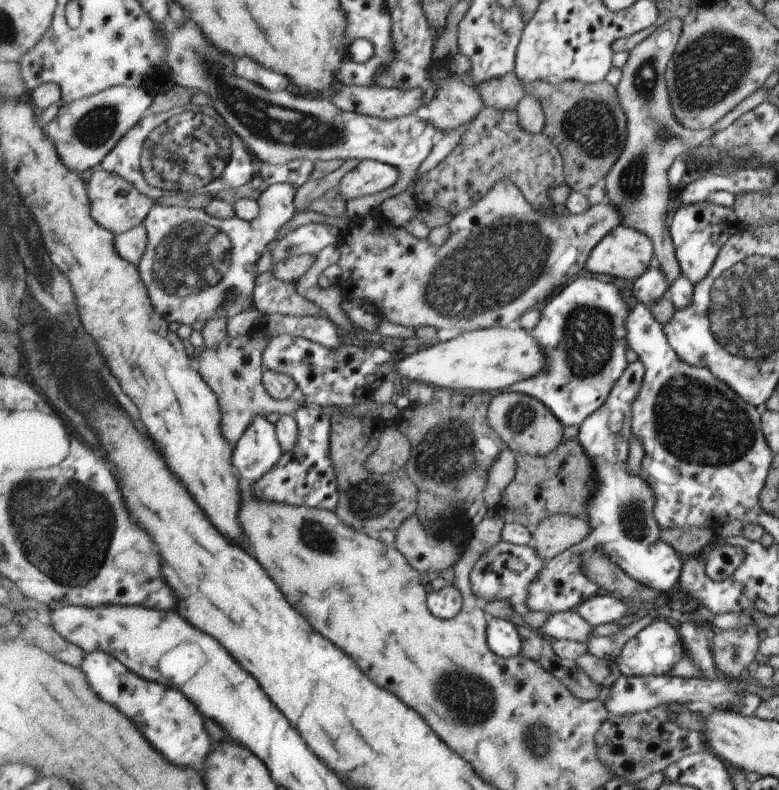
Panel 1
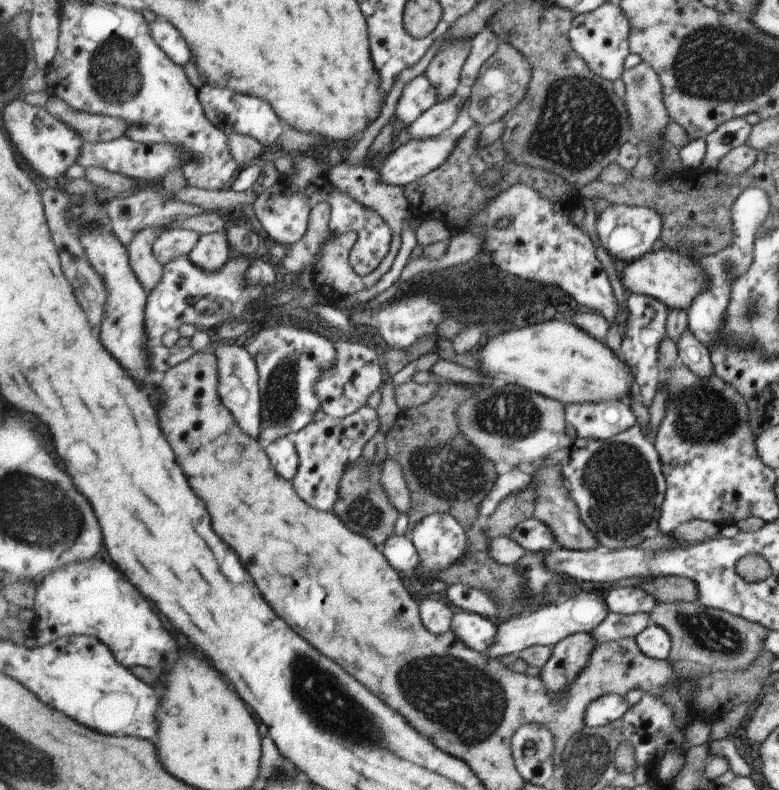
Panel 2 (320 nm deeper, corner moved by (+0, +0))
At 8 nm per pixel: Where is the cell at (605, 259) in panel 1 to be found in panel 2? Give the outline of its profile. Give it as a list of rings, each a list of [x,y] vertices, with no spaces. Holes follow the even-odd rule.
[[[653,248],[639,260],[618,265],[619,280],[632,293],[648,295],[661,302],[665,308],[687,311],[693,300],[706,288],[705,272],[697,264],[693,264],[687,255],[673,249]]]

